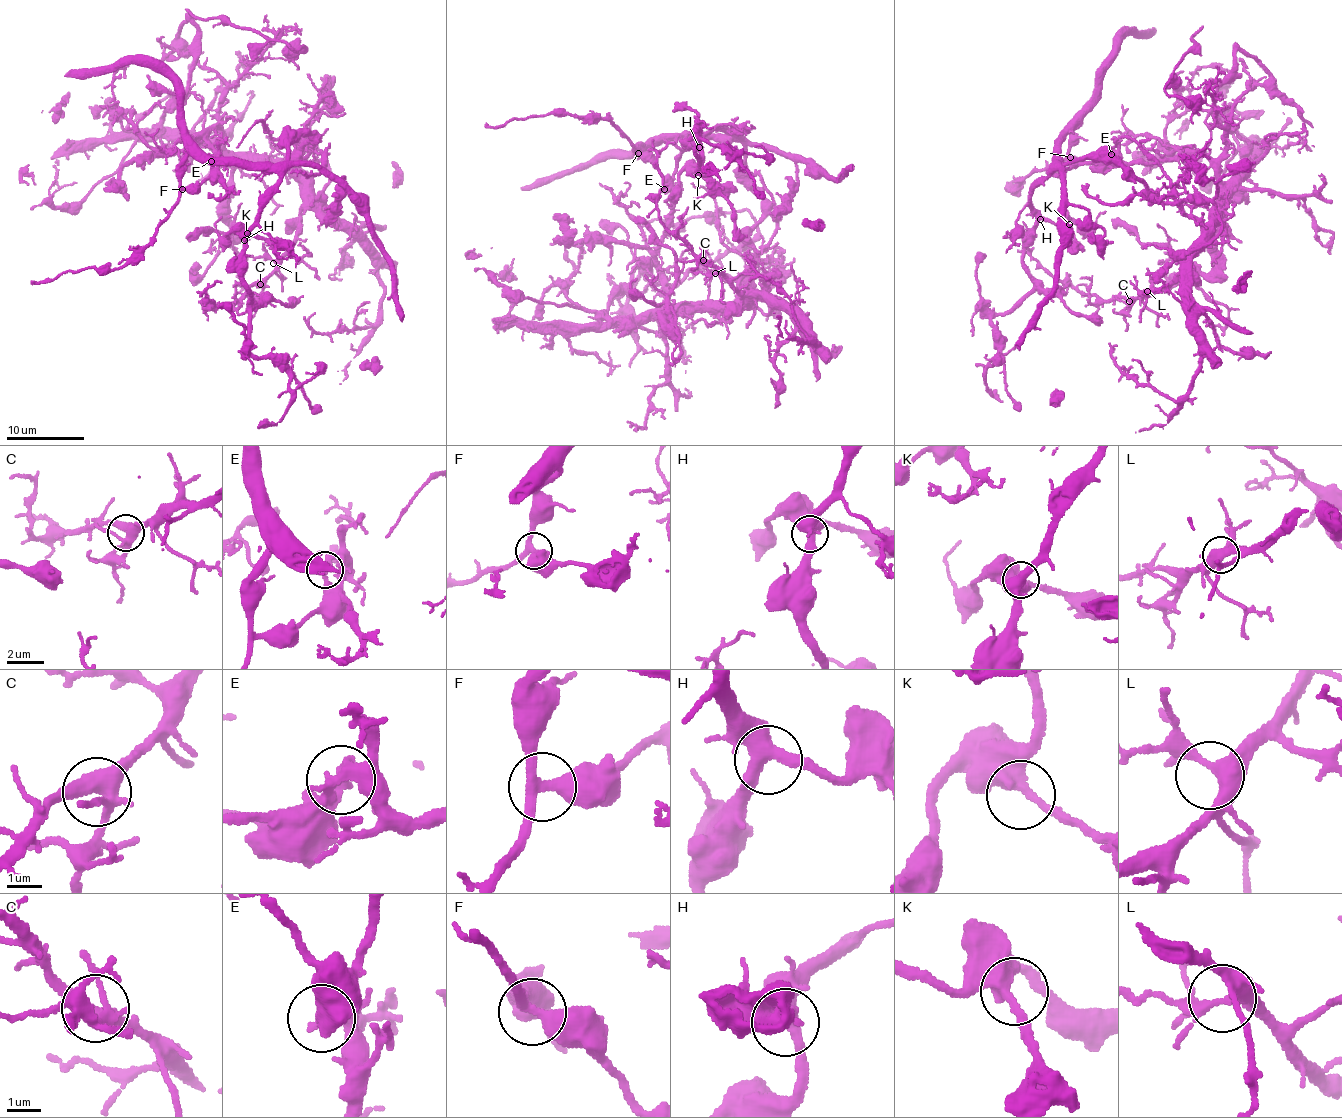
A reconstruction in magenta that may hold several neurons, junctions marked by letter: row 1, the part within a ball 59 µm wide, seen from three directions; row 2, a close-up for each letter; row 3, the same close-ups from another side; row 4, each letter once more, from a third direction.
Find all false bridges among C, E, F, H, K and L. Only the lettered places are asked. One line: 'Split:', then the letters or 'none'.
Split: E

